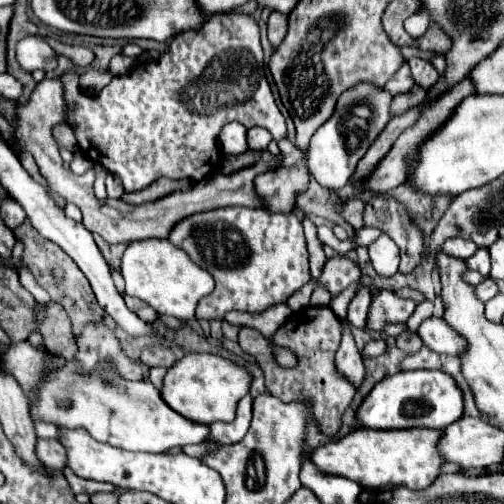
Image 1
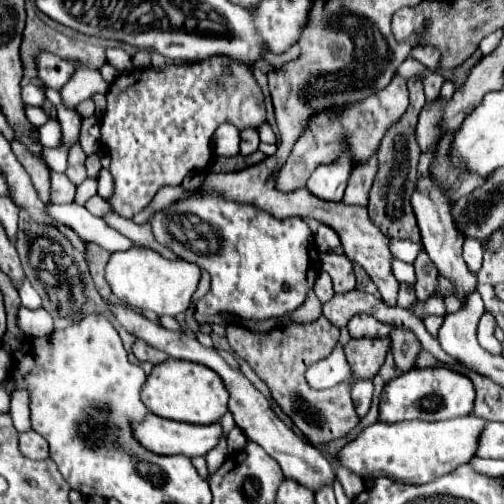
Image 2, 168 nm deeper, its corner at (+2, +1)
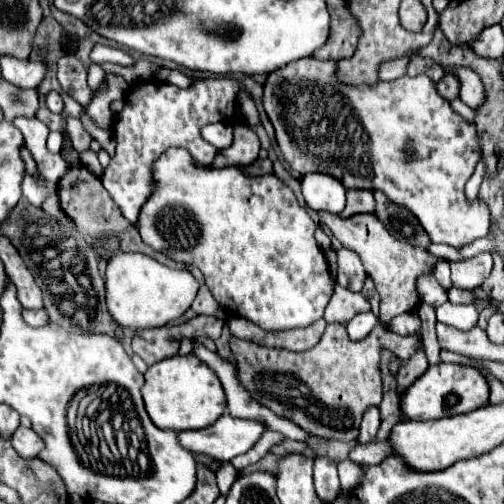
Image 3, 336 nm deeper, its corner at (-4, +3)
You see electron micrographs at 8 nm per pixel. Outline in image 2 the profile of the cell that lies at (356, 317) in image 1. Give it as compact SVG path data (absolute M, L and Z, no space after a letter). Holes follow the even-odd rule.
M355 315L349 321L347 327L349 327L349 333L351 333L353 339L359 339L359 337L377 337L377 339L383 339L383 337L387 337L393 331L391 325L383 325L383 323L379 323L371 315Z

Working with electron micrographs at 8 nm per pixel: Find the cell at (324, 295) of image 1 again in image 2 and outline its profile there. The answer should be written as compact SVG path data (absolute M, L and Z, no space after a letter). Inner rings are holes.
M321 271L321 273L317 275L317 281L315 281L315 295L319 297L321 303L329 301L329 299L335 295L333 285L331 285L331 279L329 279L329 275L327 275L325 271Z

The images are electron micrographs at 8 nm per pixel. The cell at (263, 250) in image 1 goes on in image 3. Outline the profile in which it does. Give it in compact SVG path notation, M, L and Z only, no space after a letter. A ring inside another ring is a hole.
M171 147L155 161L151 177L153 193L143 205L137 221L143 241L173 261L195 265L227 315L245 317L265 331L309 327L323 317L335 281L313 237L317 225L307 209L297 203L295 193L277 175L249 177L239 171L239 167L201 167L191 153Z

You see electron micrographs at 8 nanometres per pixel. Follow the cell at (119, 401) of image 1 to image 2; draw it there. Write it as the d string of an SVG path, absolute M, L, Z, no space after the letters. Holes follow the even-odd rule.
M151 411L145 415L143 421L131 423L133 437L151 453L157 455L187 455L187 457L199 457L207 455L221 437L221 425L211 423L205 427L193 427L191 423L173 423L171 419L159 419L159 415L151 415Z

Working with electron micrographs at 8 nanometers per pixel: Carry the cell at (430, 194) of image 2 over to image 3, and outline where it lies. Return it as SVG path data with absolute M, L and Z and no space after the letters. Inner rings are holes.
M307 57L267 75L263 85L263 107L275 127L277 147L291 169L299 175L317 171L333 175L343 181L345 189L383 191L389 201L403 205L419 219L433 243L447 243L459 249L485 237L491 227L489 209L481 199L467 201L465 197L465 183L481 159L475 125L453 111L451 103L437 93L435 83L427 75L403 75L395 81L379 81L375 85L347 85L335 77L335 67L337 61ZM293 141L319 141L319 157L301 151Z

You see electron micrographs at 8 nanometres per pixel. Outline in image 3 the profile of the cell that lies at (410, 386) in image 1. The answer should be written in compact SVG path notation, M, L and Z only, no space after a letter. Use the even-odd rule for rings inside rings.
M439 363L429 367L405 393L401 399L401 411L407 419L441 419L459 413L467 413L483 407L489 401L489 383L485 375L471 365Z

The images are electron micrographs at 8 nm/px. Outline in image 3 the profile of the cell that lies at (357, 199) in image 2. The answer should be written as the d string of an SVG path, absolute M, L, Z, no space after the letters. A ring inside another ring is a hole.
M353 189L347 193L347 207L341 211L341 217L353 217L357 213L375 213L375 199L371 191Z

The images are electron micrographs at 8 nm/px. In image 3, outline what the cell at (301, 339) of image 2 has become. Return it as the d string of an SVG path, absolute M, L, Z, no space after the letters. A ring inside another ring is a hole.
M339 323L328 324L321 341L303 353L231 339L239 381L255 401L279 417L297 423L301 429L315 433L315 437L337 441L355 441L365 409L381 403L381 347L387 347L399 359L409 359L421 347L421 339L417 335L401 336L375 327L363 341L355 343Z

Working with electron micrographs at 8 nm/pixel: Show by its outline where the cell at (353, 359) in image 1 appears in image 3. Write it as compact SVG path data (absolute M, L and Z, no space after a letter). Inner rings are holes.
M371 407L367 409L365 417L363 417L363 423L361 423L361 433L359 433L359 439L357 443L371 443L377 435L377 427L379 427L379 409L377 407Z

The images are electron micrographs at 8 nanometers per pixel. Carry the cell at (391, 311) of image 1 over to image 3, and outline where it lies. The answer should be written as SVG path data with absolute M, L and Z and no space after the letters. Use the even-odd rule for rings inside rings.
M451 287L447 293L449 293L451 303L475 303L477 301L477 295L473 291L463 291L463 289Z

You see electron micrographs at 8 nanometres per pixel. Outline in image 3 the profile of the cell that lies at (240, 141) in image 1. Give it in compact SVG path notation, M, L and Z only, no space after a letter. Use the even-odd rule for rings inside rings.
M211 123L201 129L207 143L215 145L215 149L227 149L233 143L233 129L227 123Z

